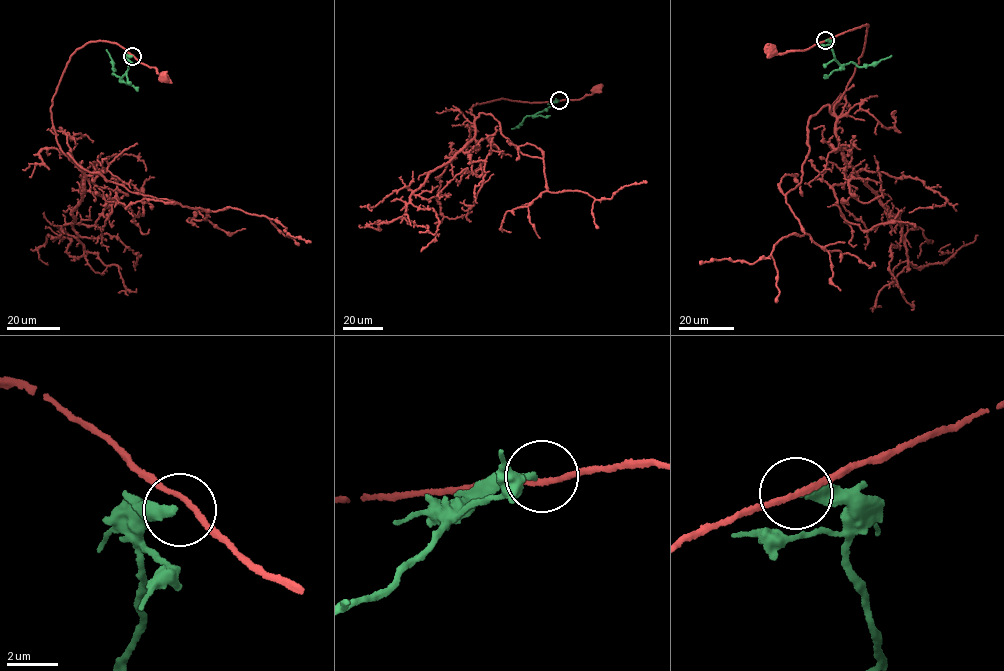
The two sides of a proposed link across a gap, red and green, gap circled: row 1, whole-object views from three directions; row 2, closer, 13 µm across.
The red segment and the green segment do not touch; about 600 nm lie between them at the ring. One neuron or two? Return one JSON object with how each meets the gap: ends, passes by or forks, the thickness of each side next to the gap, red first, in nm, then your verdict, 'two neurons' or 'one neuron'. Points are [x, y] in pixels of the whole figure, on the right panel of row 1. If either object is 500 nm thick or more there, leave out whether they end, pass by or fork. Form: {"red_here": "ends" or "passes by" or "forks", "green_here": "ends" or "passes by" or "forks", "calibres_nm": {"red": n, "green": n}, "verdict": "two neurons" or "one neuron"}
{"red_here": "passes by", "green_here": "ends", "calibres_nm": {"red": 220, "green": 280}, "verdict": "two neurons"}

